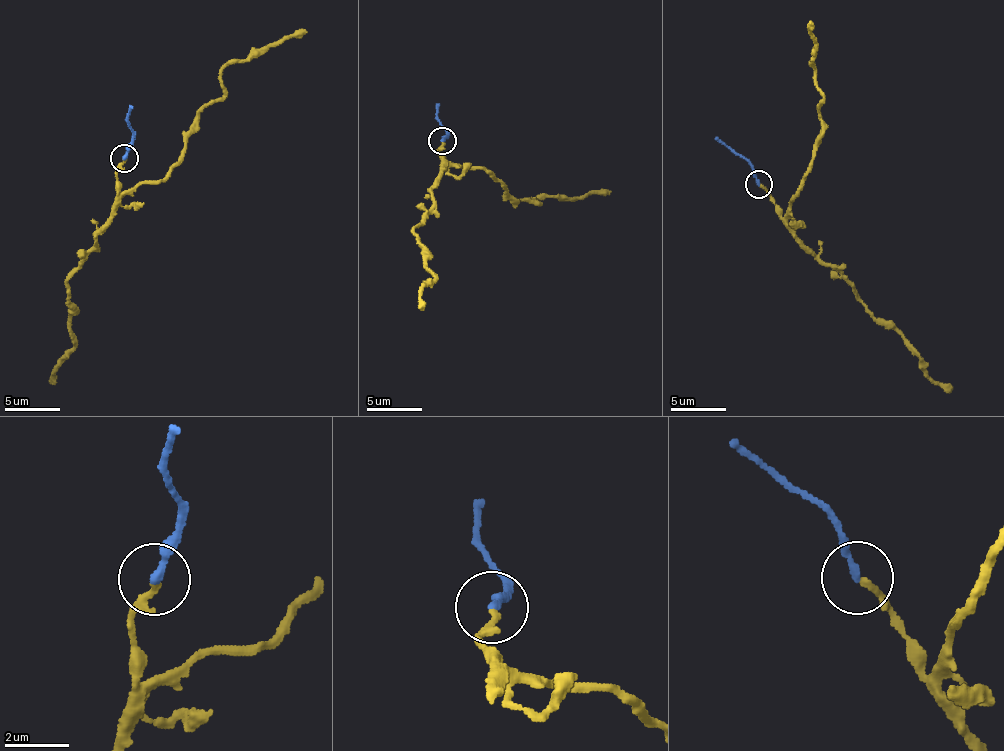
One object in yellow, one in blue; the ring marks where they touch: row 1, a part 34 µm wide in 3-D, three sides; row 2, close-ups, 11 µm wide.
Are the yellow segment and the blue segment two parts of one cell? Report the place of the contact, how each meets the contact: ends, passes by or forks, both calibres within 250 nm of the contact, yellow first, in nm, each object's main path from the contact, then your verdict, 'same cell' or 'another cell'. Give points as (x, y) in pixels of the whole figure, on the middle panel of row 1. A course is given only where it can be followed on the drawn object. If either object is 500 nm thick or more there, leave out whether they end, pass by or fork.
place (442, 140); yellow passes by; blue ends; calibres 130 and 240 nm; course yellow (441, 141), (438, 154), (482, 166), (510, 200), (609, 192); course blue (441, 141), (447, 136), (437, 116), (438, 104); same cell

